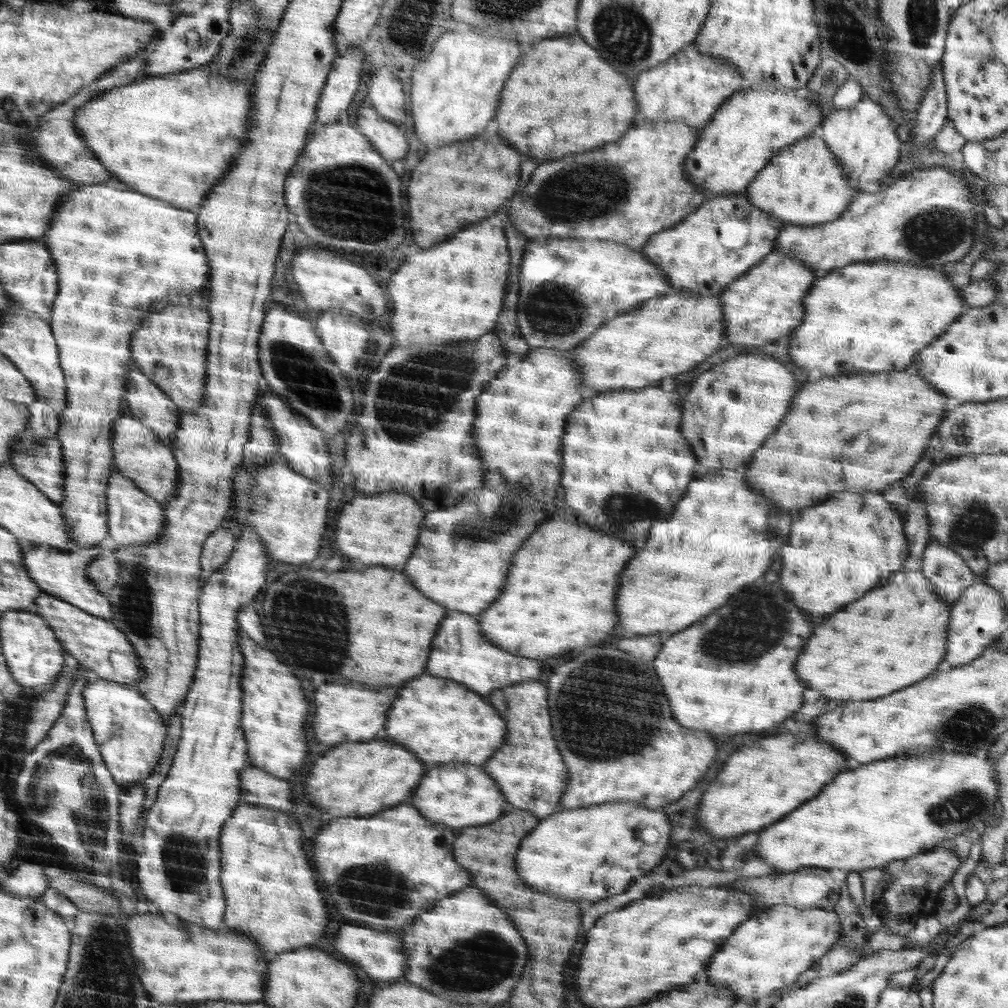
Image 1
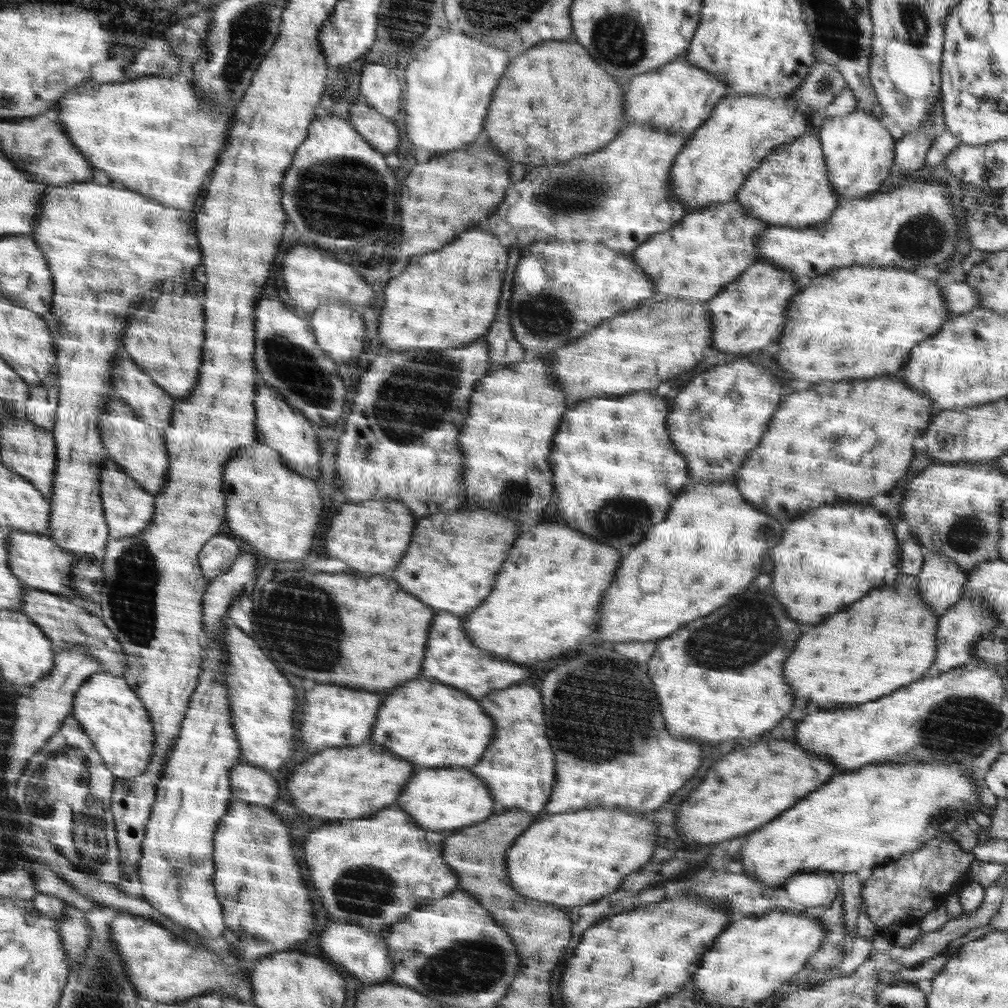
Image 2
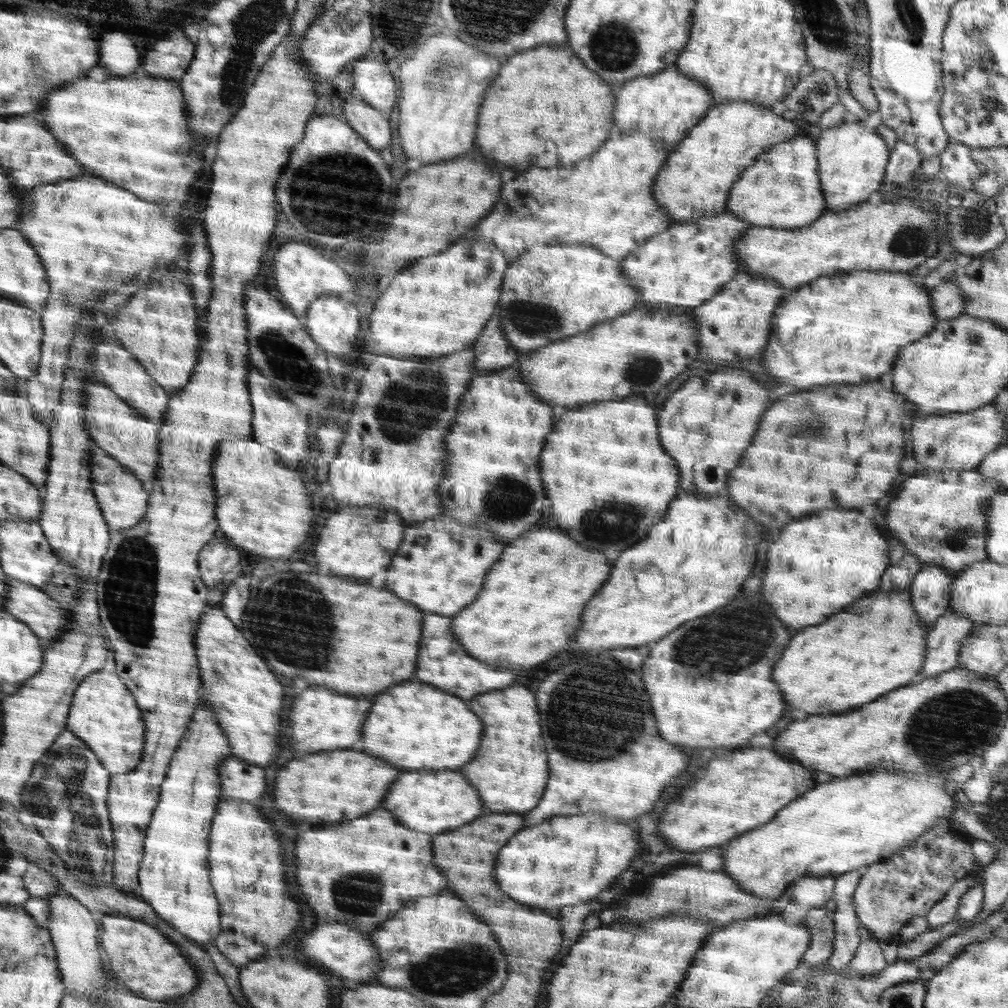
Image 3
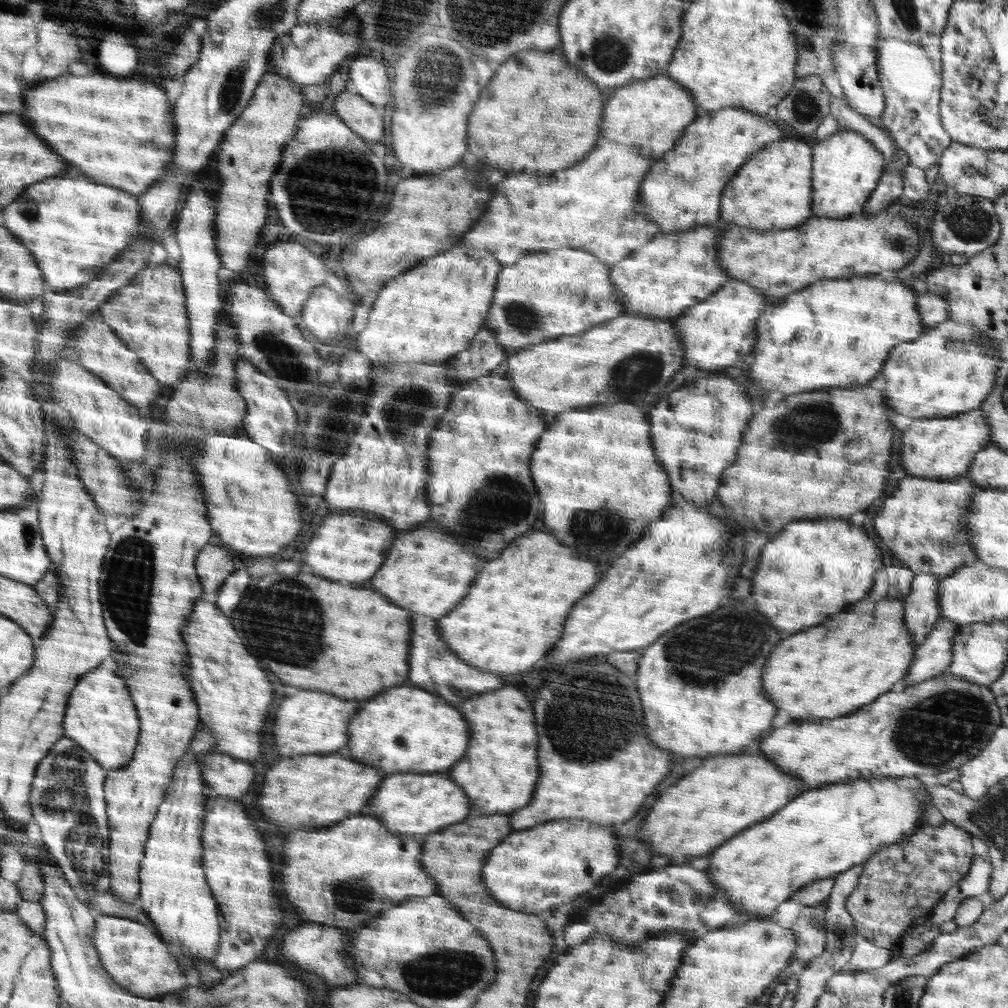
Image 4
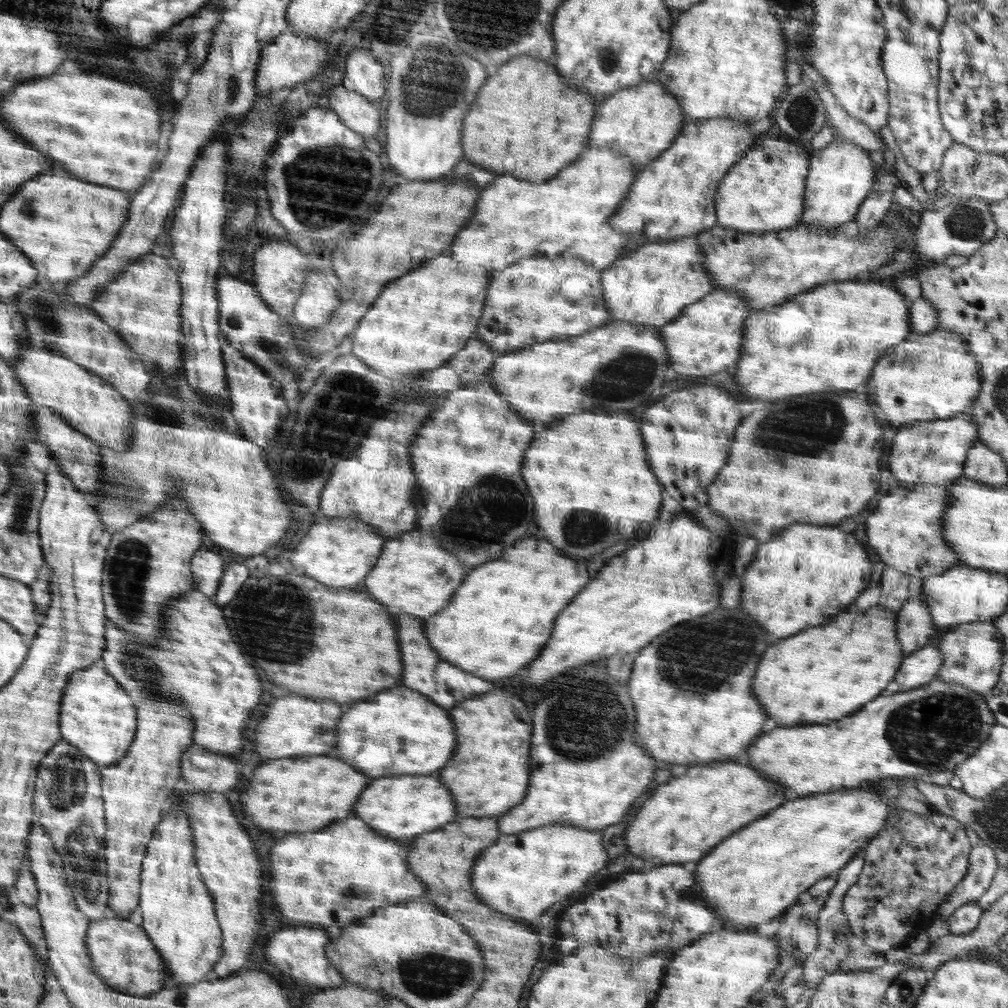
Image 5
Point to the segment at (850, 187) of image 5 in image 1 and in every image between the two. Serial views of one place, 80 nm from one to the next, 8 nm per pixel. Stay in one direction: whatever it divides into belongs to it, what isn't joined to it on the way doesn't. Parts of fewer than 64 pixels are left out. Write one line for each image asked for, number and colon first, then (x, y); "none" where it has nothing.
1: (864, 138)
2: (859, 152)
3: (853, 159)
4: (847, 167)

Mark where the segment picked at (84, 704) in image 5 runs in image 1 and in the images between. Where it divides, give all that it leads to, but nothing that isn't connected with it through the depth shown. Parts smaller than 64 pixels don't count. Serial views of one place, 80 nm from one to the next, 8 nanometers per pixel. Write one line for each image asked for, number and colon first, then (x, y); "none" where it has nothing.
1: (131, 735)
2: (116, 720)
3: (106, 715)
4: (103, 719)

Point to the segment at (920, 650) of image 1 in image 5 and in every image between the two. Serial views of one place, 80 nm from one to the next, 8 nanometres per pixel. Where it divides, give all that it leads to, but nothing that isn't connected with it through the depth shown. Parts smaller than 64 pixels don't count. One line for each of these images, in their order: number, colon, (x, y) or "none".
2: (890, 642)
3: (854, 658)
4: (846, 663)
5: (830, 672)

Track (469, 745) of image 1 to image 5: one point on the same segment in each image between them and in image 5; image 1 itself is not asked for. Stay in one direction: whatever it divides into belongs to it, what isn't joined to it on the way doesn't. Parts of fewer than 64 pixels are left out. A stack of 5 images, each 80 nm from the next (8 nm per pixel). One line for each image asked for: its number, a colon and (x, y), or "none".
2: (430, 724)
3: (420, 728)
4: (406, 729)
5: (405, 729)

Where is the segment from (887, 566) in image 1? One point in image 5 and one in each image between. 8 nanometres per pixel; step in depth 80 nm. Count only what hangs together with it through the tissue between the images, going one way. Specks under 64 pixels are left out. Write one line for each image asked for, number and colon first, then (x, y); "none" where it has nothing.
2: (832, 557)
3: (839, 555)
4: (813, 569)
5: (782, 589)

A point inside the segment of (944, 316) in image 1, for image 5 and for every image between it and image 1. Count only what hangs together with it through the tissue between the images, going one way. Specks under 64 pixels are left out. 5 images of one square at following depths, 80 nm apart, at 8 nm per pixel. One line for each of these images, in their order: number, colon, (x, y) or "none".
2: (862, 321)
3: (868, 316)
4: (839, 332)
5: (832, 335)

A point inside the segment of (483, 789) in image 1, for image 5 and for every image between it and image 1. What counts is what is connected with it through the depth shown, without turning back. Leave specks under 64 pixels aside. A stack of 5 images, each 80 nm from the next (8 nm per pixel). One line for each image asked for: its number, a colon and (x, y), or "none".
2: (446, 800)
3: (431, 802)
4: (418, 804)
5: (405, 806)

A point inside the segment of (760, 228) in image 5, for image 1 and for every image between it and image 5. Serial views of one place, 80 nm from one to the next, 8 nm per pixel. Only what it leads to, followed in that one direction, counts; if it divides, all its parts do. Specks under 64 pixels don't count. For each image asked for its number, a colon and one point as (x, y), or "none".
1: (805, 185)
2: (791, 188)
3: (783, 188)
4: (774, 190)

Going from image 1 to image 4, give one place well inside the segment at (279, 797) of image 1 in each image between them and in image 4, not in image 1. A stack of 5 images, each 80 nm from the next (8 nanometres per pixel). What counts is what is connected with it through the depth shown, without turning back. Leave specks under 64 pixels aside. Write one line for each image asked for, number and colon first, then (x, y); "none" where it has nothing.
2: (249, 784)
3: (240, 780)
4: (222, 774)

